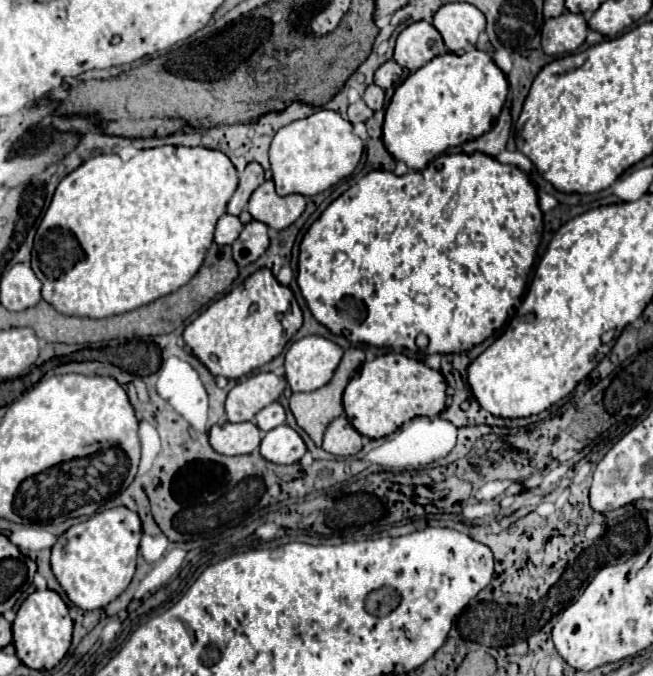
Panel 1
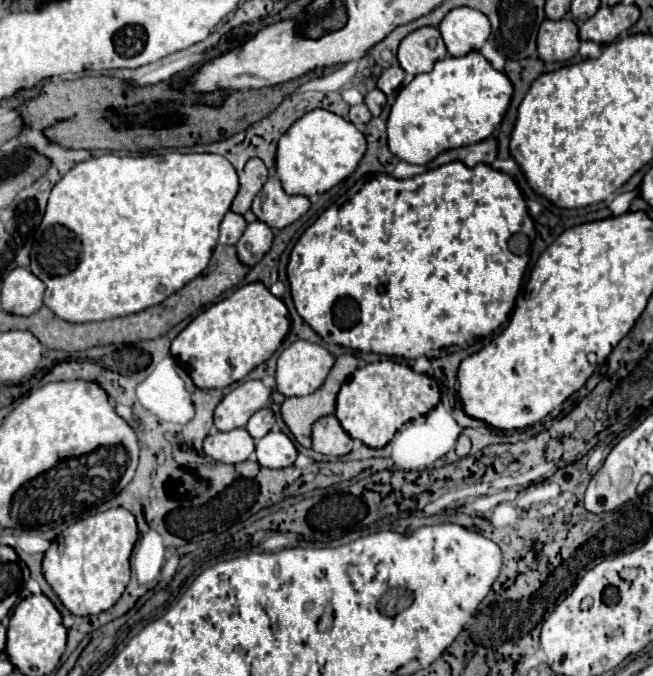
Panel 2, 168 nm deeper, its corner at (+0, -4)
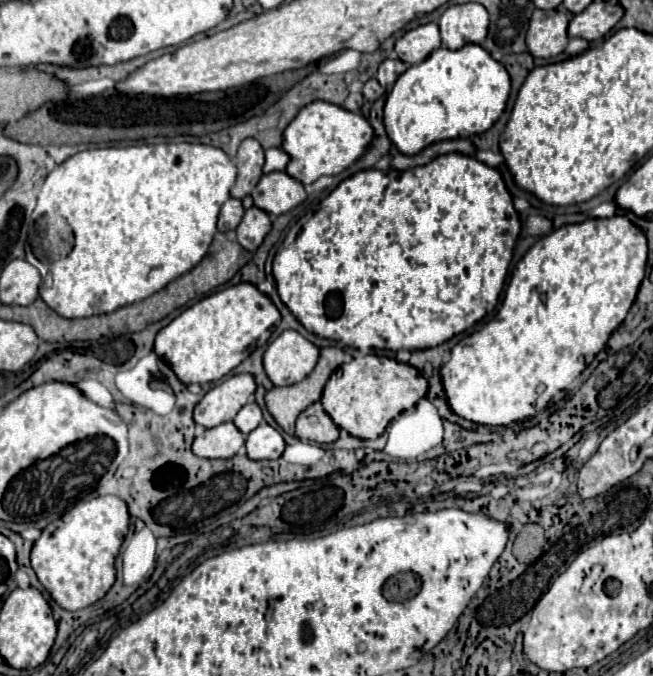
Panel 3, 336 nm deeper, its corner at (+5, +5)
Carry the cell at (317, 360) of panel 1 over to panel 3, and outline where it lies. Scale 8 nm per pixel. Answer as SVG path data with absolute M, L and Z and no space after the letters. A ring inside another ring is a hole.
M288 329L266 347L264 369L274 385L294 385L314 369L318 355L316 345Z

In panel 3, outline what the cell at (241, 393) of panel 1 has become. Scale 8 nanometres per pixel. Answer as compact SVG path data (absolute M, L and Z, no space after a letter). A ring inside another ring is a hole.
M248 373L226 379L222 385L210 389L194 407L194 421L204 429L232 421L254 395L254 389L254 377Z

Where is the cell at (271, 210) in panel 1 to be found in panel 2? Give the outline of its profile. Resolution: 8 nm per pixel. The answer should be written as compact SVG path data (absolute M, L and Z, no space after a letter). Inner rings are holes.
M269 178L253 200L253 214L269 228L285 228L309 210L305 196L289 196L277 178Z

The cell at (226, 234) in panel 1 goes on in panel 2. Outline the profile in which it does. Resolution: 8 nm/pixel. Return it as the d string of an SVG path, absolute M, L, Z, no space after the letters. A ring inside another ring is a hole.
M227 212L223 222L221 222L221 232L219 232L219 242L221 244L237 244L237 240L241 238L241 234L245 232L247 222L243 220L241 214L235 212Z

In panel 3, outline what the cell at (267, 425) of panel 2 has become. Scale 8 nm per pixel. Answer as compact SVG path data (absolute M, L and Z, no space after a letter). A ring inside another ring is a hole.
M256 401L246 403L246 405L238 411L238 415L236 415L236 419L234 419L234 425L236 425L244 435L248 435L250 431L254 431L260 423L262 423L262 411L260 411L260 407L256 405Z

